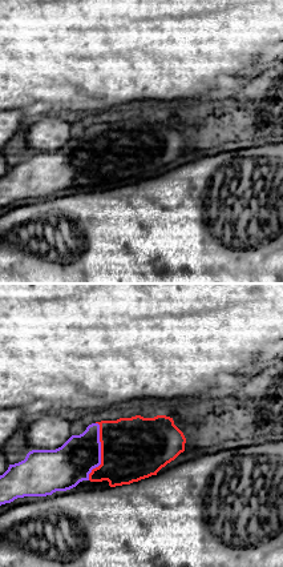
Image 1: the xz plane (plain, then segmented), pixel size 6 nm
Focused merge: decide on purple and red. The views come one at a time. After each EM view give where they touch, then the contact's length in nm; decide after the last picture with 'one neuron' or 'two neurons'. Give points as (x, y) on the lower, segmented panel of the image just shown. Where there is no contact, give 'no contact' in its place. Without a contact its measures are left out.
contact (100, 451); length 360 nm

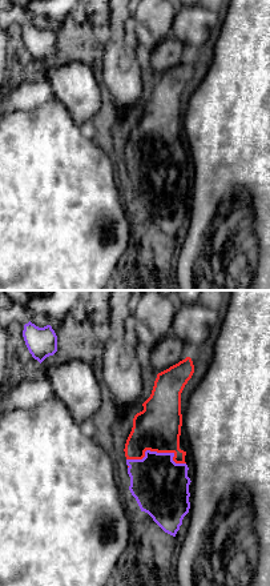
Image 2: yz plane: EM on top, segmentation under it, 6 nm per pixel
contact (156, 452); length 360 nm

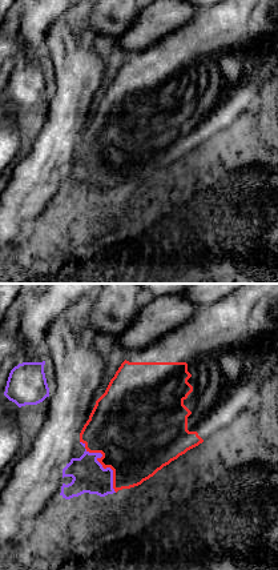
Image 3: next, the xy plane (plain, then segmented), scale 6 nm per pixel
contact (101, 465); length 380 nm

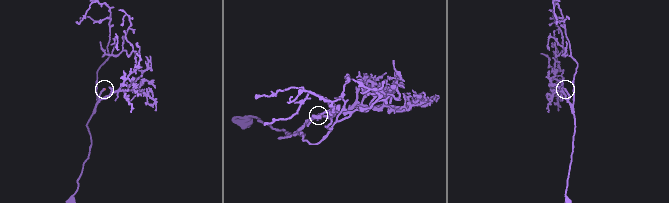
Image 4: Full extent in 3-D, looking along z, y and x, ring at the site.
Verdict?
one neuron

